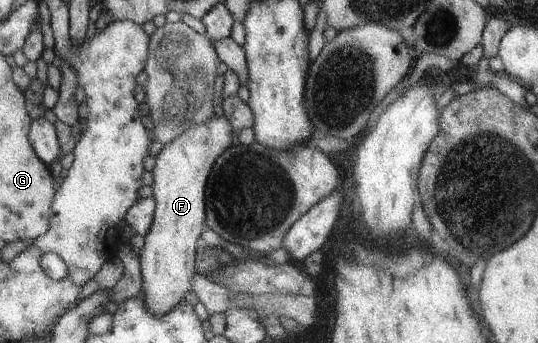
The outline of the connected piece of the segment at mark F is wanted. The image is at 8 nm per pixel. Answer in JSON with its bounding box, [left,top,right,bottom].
[139,115,231,315]

